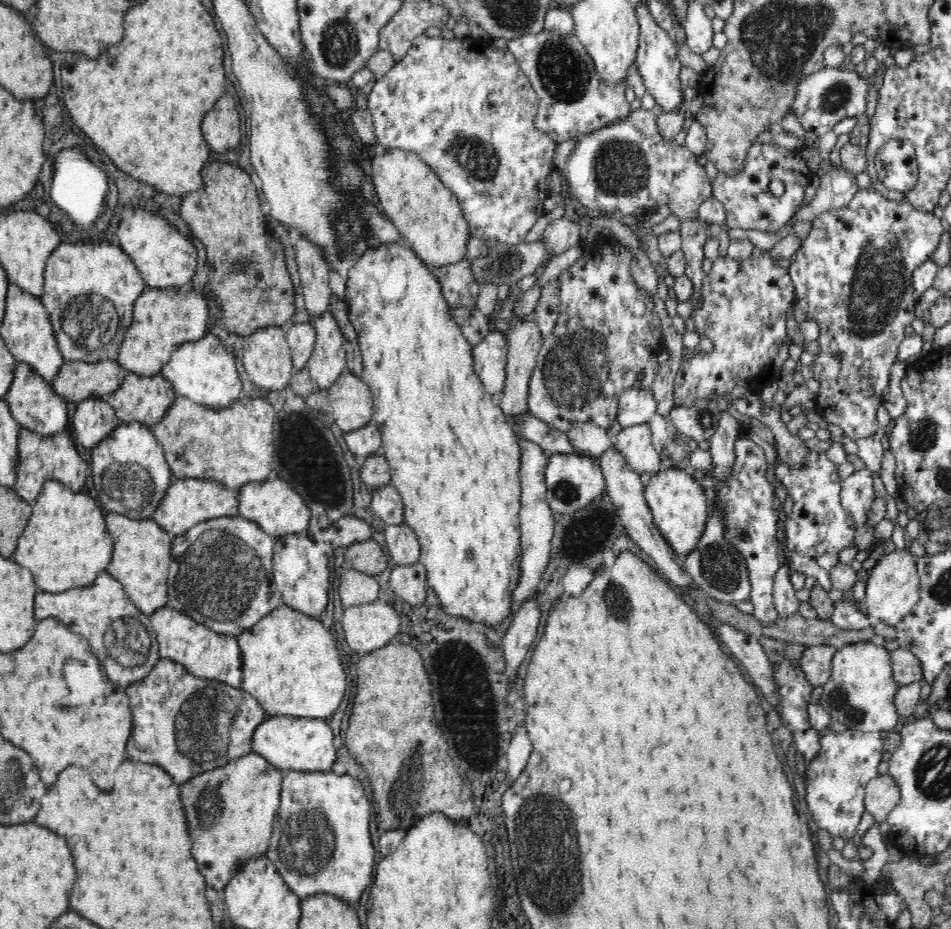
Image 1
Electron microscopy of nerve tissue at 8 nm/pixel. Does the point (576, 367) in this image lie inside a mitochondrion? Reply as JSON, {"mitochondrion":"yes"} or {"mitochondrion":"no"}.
{"mitochondrion":"yes"}

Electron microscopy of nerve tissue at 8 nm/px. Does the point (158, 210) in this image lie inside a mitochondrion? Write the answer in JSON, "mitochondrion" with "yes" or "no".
{"mitochondrion":"no"}

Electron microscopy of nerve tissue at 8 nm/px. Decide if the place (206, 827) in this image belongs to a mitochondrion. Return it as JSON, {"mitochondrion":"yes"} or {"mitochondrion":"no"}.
{"mitochondrion":"yes"}

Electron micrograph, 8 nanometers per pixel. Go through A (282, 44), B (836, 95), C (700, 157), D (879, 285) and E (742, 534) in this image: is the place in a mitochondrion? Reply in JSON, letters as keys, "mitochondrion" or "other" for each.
{"A":"other","B":"mitochondrion","C":"other","D":"mitochondrion","E":"mitochondrion"}

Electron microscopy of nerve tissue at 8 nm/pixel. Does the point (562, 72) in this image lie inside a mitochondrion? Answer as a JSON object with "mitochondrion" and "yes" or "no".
{"mitochondrion":"yes"}

